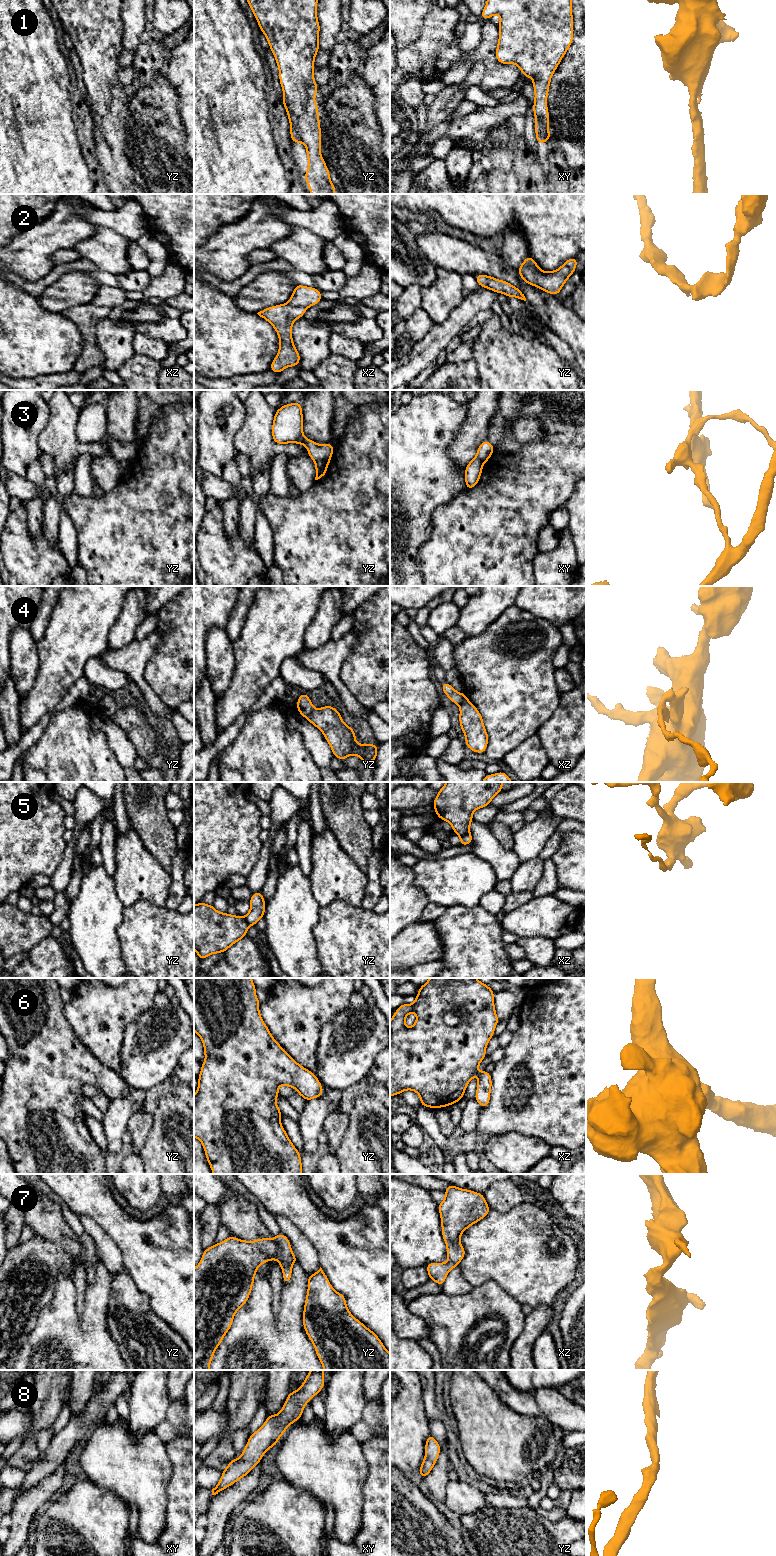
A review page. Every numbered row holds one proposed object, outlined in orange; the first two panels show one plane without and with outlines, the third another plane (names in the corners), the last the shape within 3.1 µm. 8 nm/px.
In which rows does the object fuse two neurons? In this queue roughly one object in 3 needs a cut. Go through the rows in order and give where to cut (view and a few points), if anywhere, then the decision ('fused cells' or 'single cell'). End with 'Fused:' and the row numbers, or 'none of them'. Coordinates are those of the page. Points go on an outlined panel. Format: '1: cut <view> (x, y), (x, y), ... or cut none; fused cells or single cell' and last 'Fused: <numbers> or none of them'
1: cut none; single cell
2: cut none; single cell
3: cut yz (329, 459), (319, 459), (315, 462); fused cells
4: cut yz (314, 709), (307, 718); fused cells
5: cut xz (469, 832), (460, 836); fused cells
6: cut none; single cell
7: cut none; single cell
8: cut none; single cell
Fused: 3, 4, 5

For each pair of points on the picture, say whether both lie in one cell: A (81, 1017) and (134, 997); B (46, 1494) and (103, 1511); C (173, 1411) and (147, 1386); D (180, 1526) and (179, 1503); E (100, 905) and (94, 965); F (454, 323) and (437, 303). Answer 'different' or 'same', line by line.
A: same
B: different
C: different
D: same
E: same
F: different

